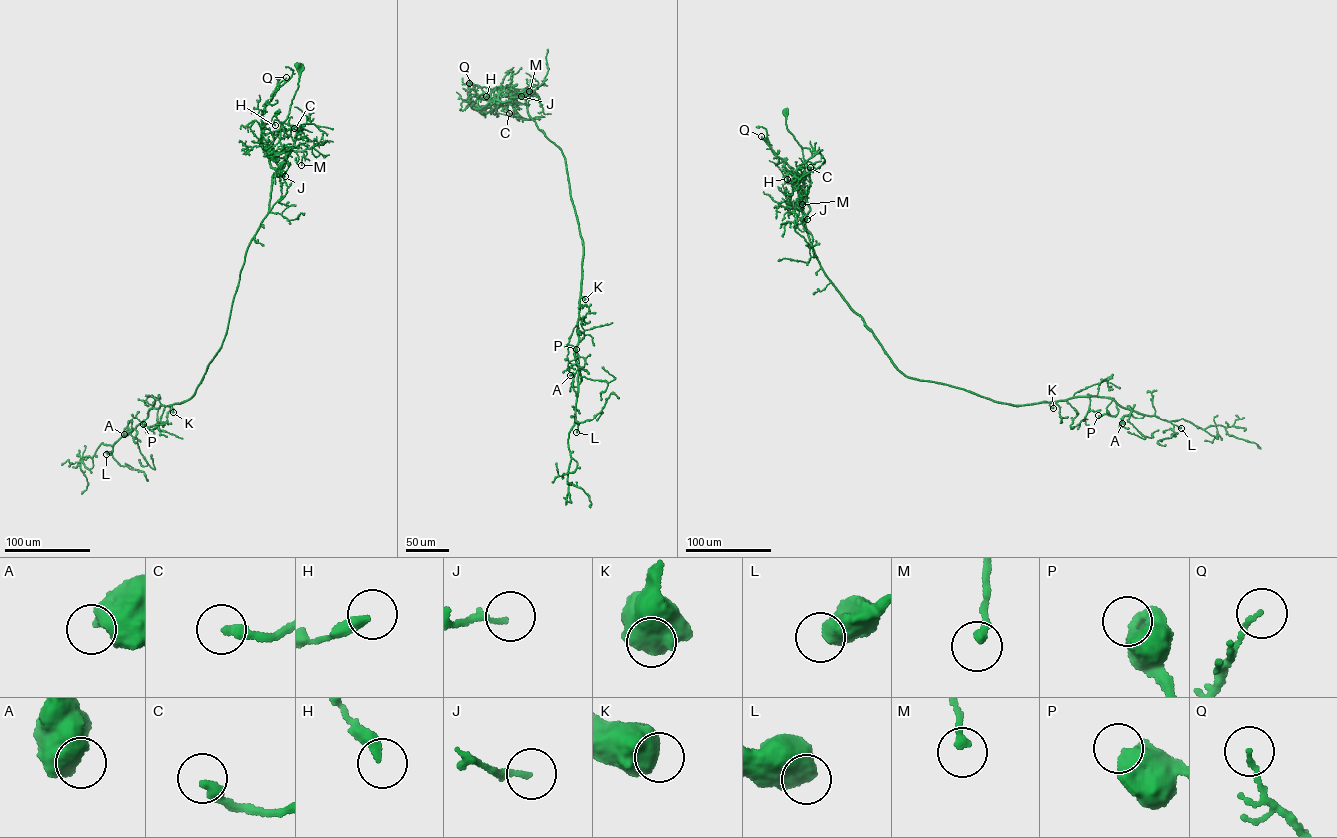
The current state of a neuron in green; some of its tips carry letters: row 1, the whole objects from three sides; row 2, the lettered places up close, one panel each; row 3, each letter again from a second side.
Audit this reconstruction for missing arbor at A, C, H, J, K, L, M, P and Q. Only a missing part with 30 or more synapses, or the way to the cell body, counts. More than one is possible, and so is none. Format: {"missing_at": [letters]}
{"missing_at": []}

